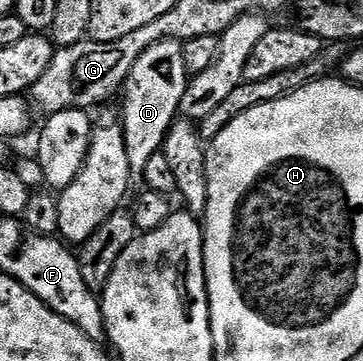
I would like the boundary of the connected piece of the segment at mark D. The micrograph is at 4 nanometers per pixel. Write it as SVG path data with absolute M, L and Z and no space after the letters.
M164 39L151 45L151 49L135 61L135 69L131 69L123 88L125 100L121 103L119 116L127 145L127 165L131 167L131 184L144 184L147 161L161 150L171 125L177 122L190 78L187 65L183 65L183 44L177 39Z

